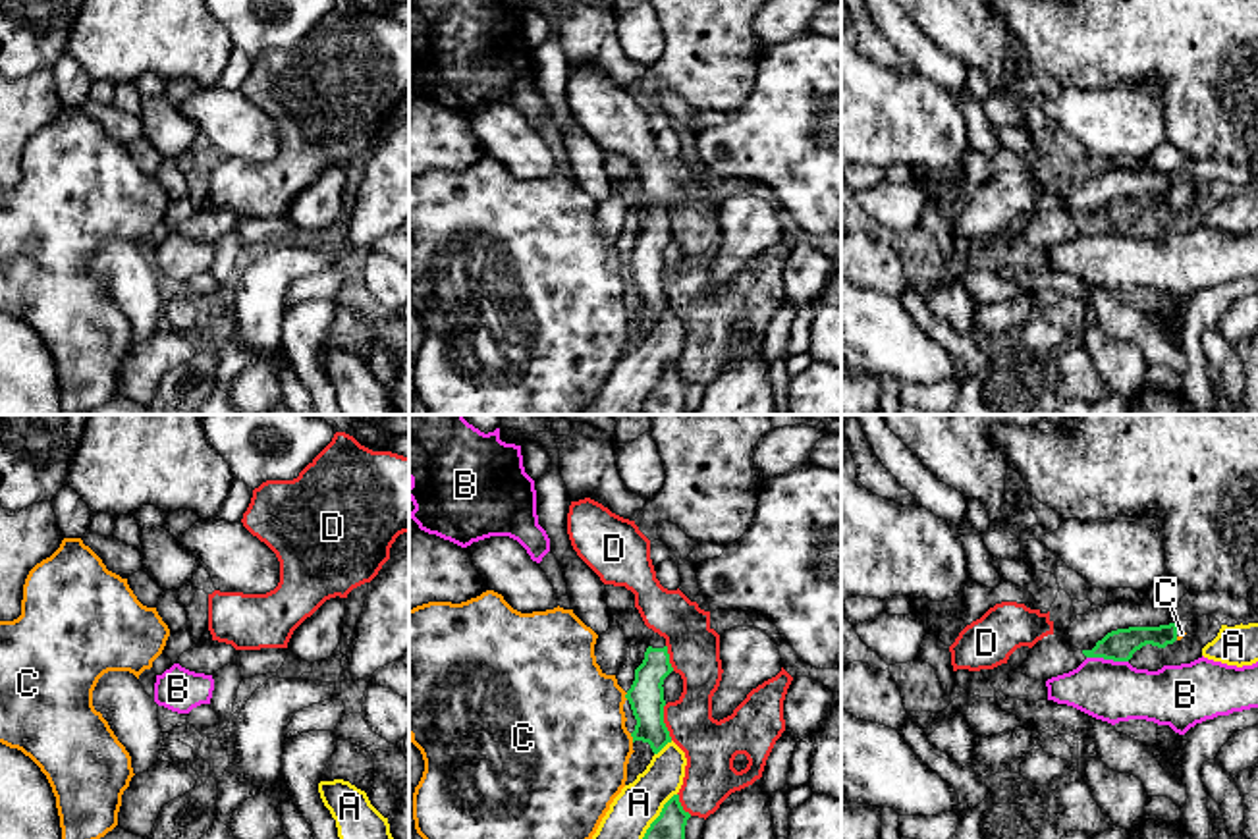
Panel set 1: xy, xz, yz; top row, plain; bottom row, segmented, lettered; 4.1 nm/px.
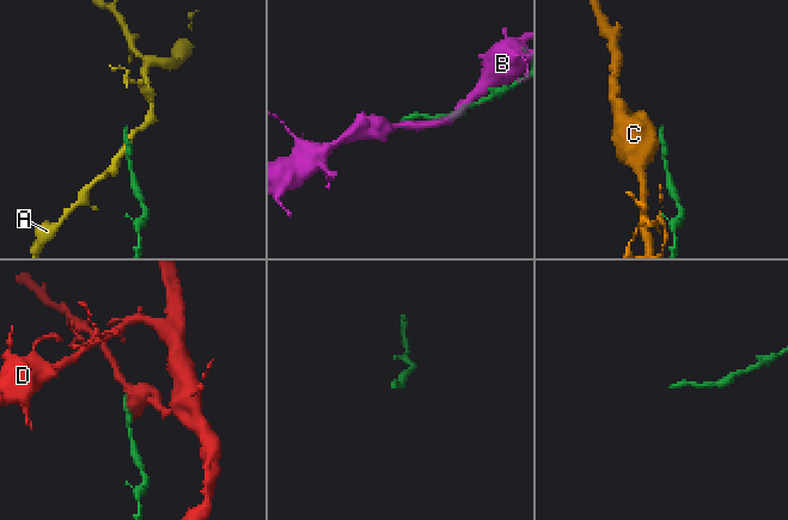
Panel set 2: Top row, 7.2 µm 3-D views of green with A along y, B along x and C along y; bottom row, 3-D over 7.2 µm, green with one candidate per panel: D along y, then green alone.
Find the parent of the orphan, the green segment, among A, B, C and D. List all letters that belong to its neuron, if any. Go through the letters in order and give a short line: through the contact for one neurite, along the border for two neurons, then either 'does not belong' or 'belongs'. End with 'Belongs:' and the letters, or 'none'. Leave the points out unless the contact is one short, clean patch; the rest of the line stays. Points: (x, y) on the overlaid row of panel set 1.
A: xz (676, 793), (641, 838) | does not belong
B: does not belong
C: does not belong
D: does not belong
Belongs: none

